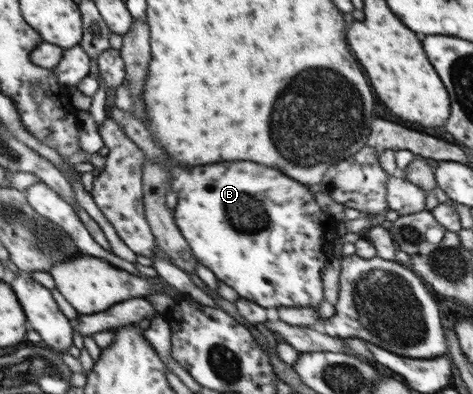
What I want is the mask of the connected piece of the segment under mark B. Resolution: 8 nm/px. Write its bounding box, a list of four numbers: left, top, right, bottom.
[169,163,332,309]

